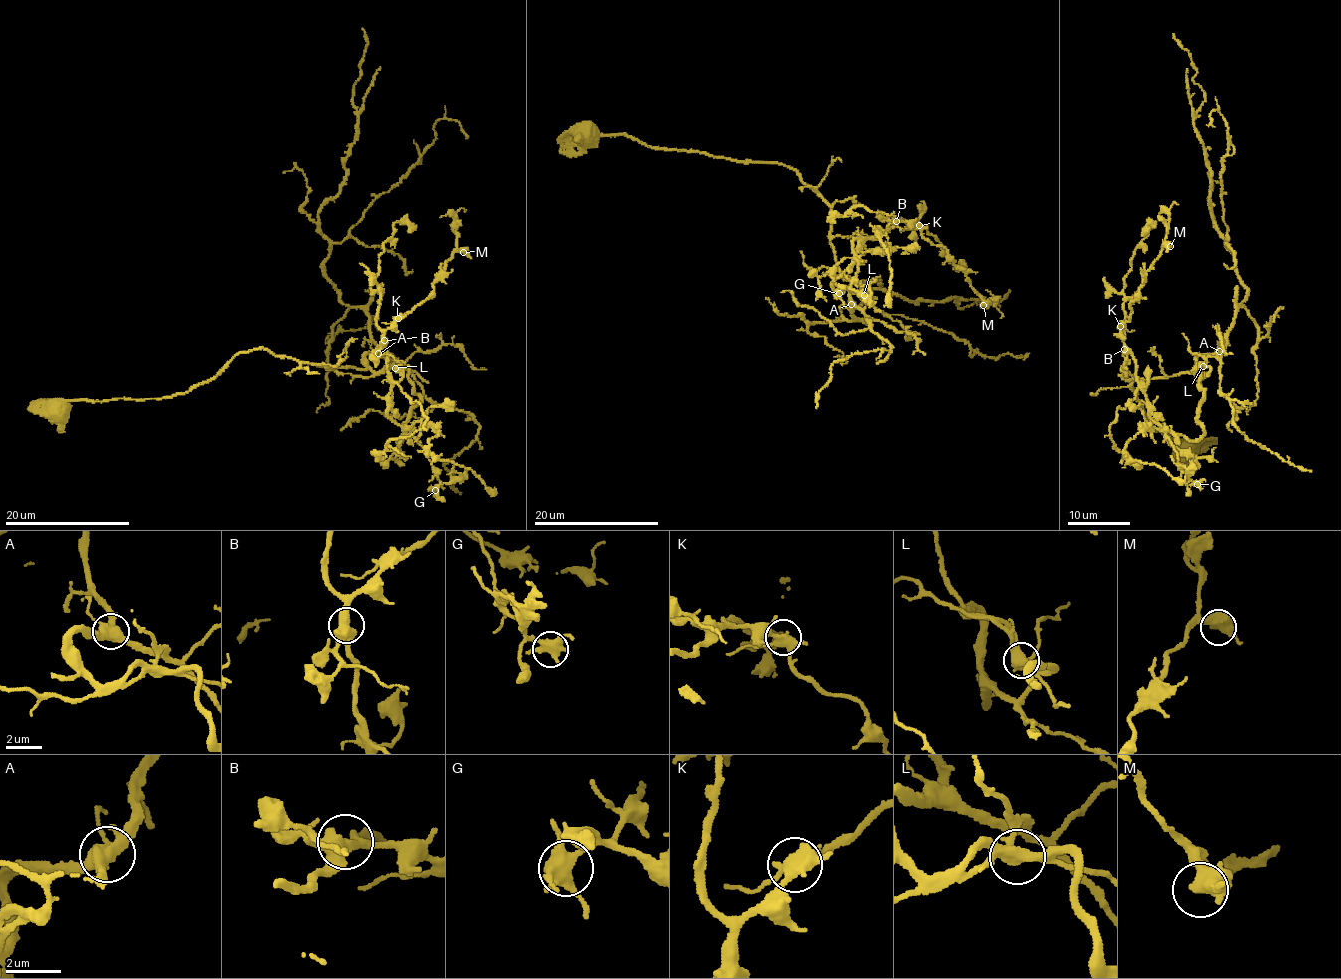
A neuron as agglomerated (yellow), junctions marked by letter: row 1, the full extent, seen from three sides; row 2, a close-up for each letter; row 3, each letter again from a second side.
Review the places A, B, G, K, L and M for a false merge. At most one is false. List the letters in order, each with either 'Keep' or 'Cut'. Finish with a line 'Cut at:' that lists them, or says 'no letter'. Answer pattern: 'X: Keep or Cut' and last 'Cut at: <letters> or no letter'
A: Keep
B: Keep
G: Keep
K: Keep
L: Keep
M: Keep
Cut at: no letter

